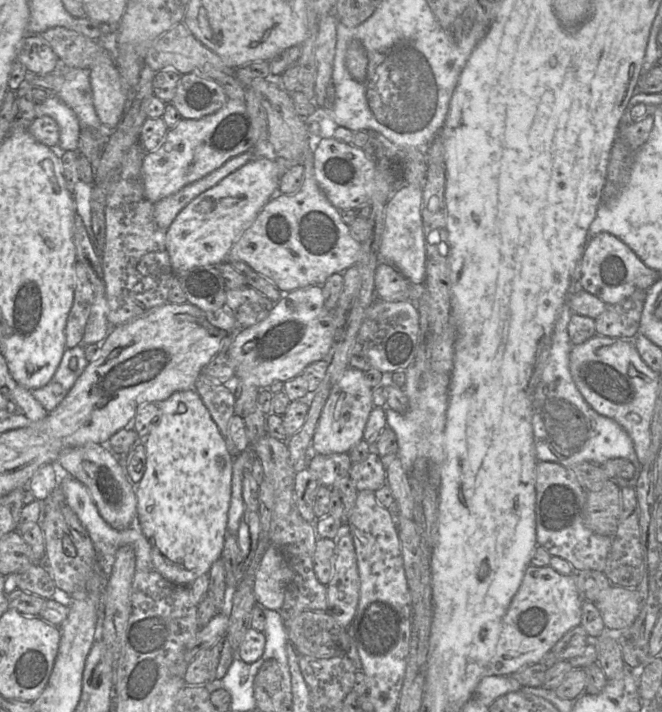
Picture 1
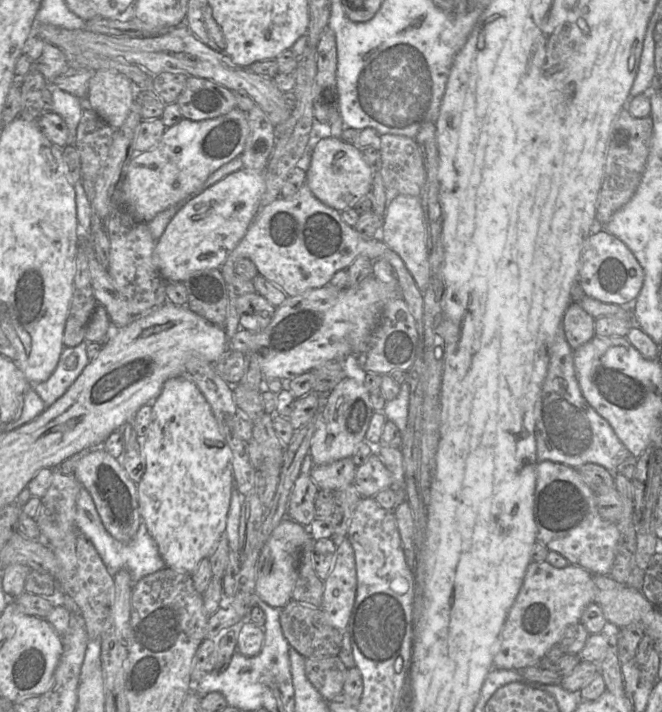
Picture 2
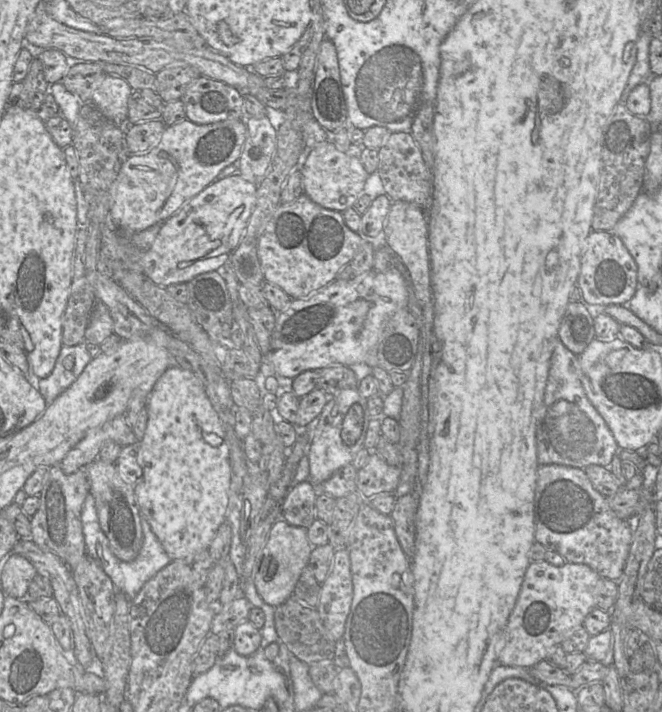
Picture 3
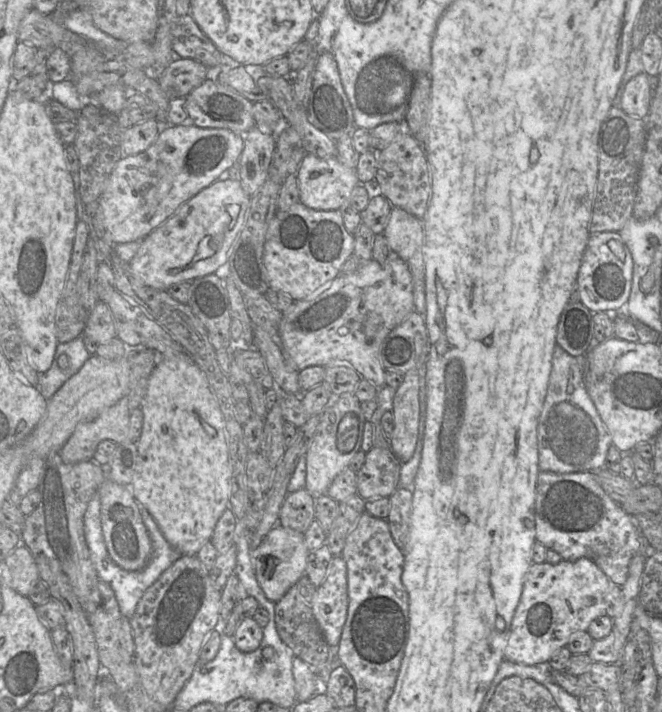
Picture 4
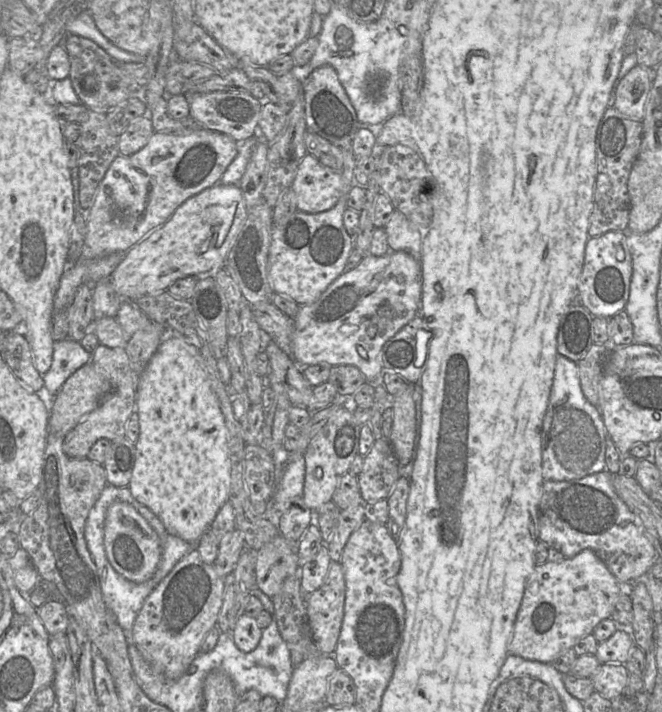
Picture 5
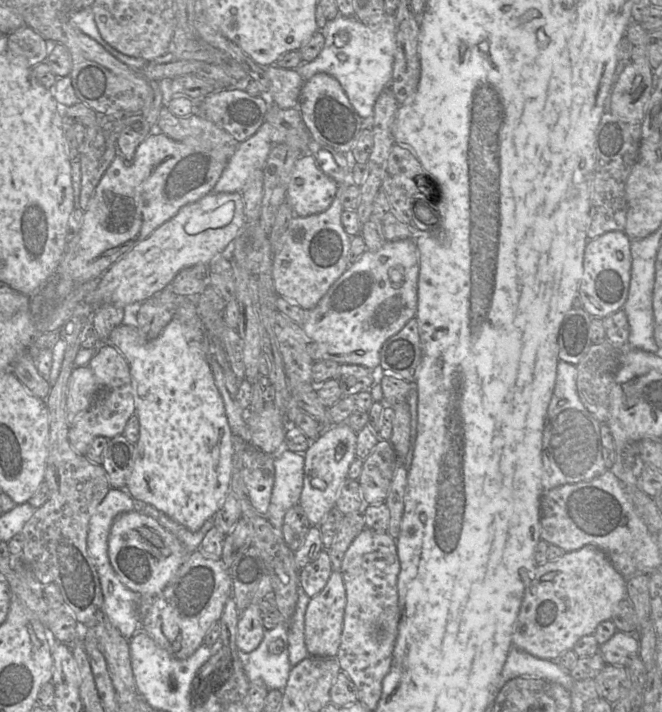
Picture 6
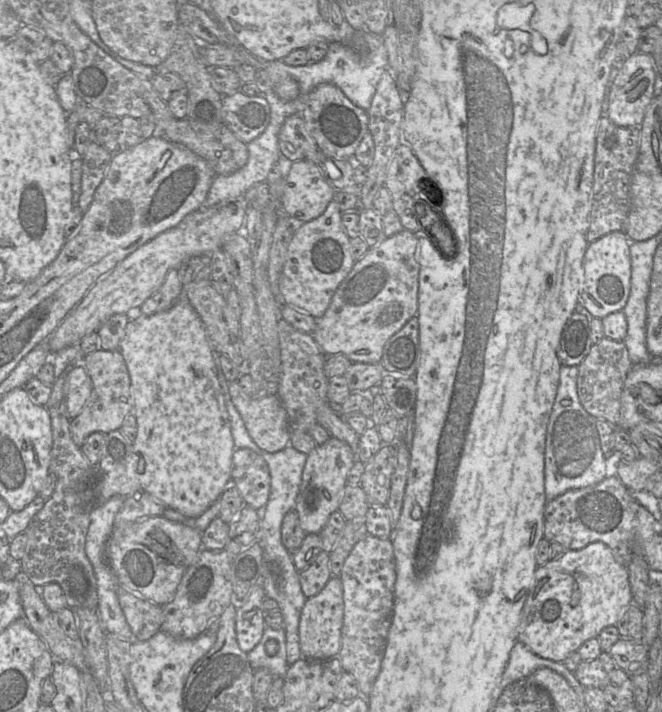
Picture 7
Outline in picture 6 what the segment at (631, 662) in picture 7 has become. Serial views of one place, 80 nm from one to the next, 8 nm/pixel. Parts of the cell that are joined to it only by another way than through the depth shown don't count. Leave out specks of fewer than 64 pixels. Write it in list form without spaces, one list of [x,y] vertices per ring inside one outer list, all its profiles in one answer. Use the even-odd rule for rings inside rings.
[[[617,630],[605,643],[599,646],[599,653],[607,664],[625,666],[639,655],[640,641],[637,633],[628,634]]]

